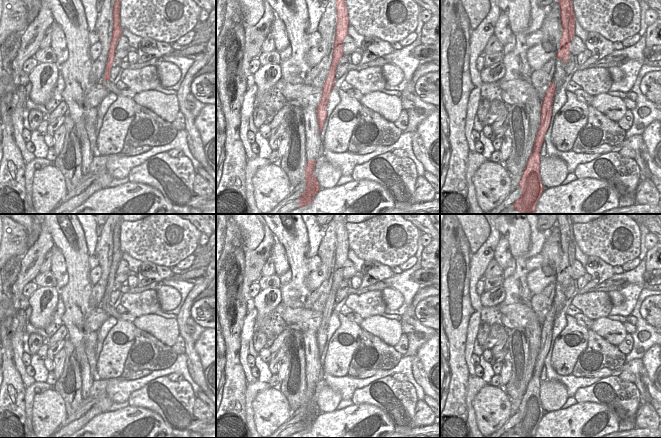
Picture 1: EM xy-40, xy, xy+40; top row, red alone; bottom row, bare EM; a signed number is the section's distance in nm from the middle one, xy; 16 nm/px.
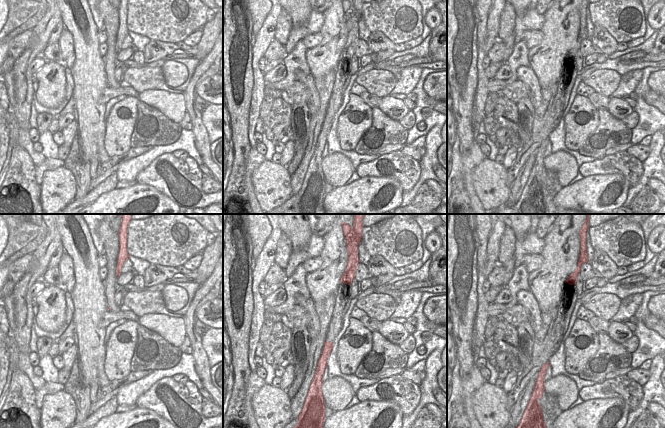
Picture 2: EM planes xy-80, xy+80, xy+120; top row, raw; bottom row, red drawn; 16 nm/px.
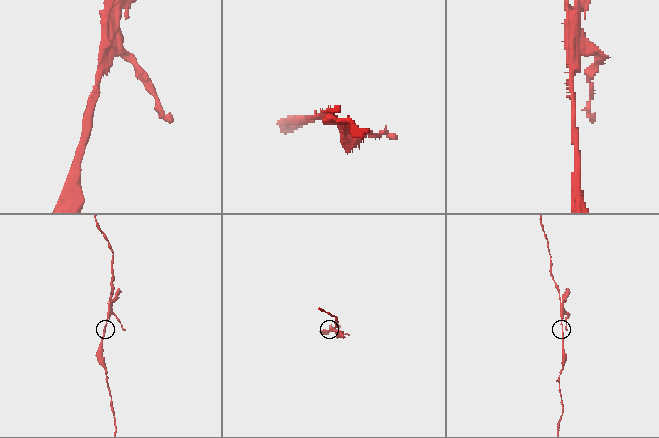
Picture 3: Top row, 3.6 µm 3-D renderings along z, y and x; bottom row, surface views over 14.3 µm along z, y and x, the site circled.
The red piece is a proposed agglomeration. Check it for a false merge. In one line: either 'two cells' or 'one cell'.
two cells

